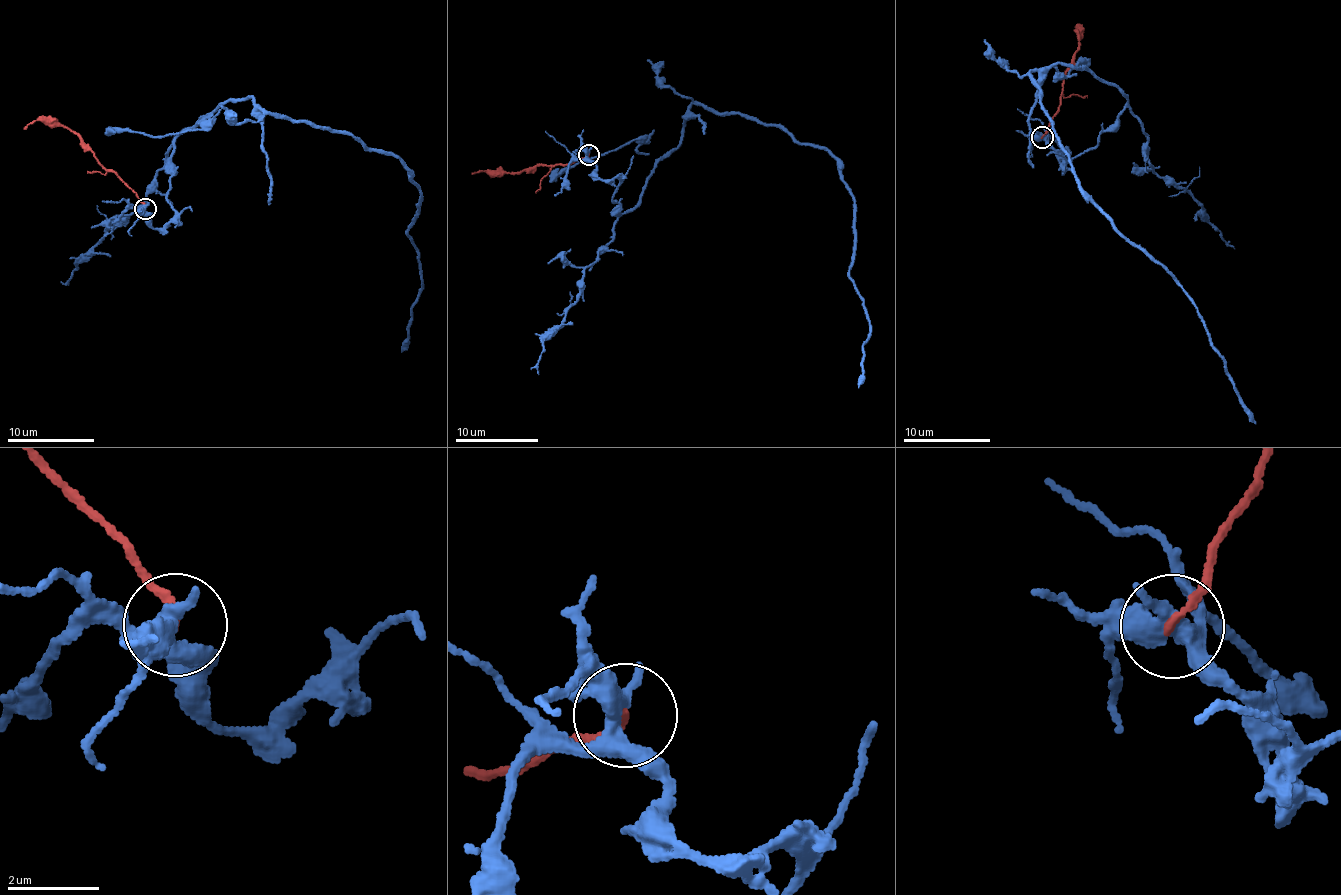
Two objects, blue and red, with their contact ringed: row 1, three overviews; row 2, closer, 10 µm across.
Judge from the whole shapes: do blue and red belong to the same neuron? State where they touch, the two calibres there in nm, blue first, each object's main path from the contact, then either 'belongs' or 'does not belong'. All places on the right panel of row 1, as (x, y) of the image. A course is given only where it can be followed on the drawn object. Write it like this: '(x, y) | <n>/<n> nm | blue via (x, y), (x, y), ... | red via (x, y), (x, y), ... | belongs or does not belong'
(1042, 137) | 400/180 nm | blue via (1042, 137), (1064, 168), (1090, 150), (1128, 96), (1083, 68), (1031, 74), (1085, 193), (1172, 276), (1255, 423) | red via (1042, 137), (1058, 110), (1063, 74), (1078, 43), (1077, 26), (1076, 30) | does not belong

